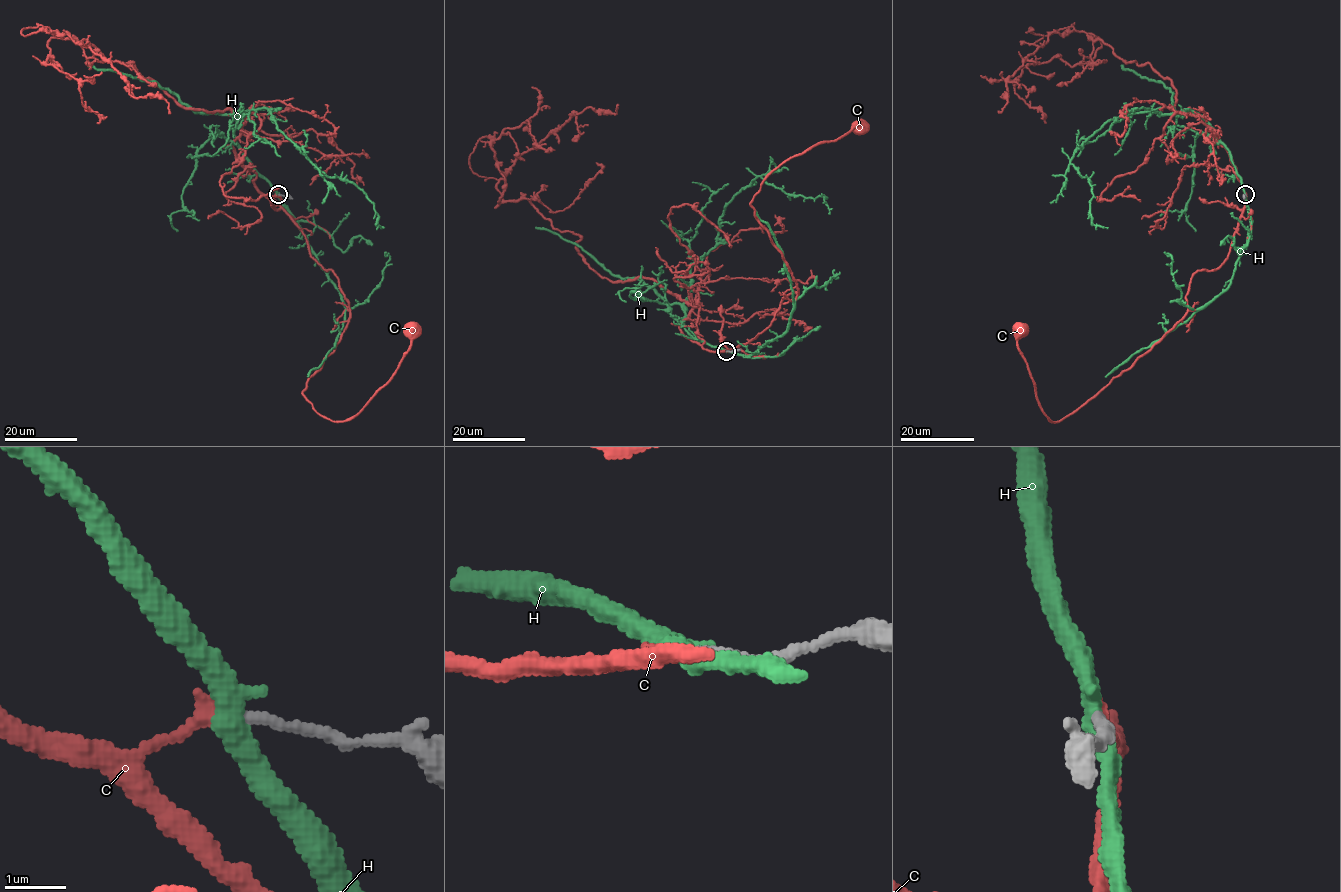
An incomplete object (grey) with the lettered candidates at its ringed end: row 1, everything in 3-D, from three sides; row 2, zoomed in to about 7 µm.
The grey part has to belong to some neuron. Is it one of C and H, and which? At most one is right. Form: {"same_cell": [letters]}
{"same_cell": ["C"]}

